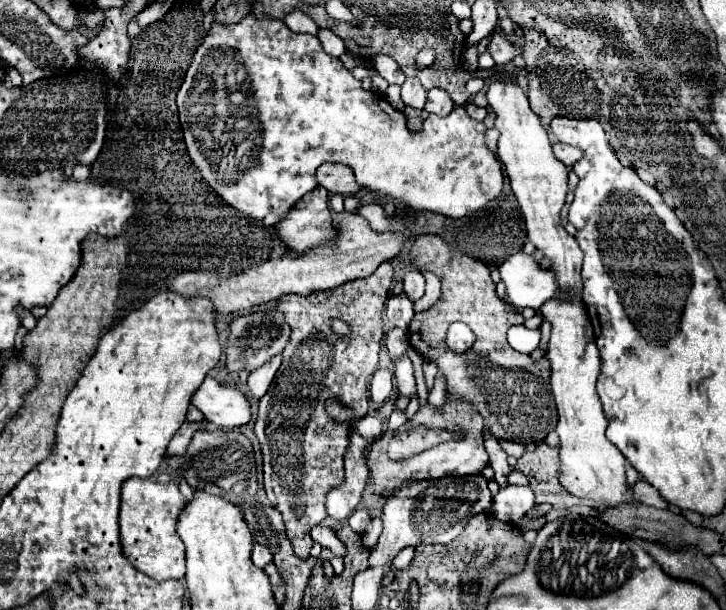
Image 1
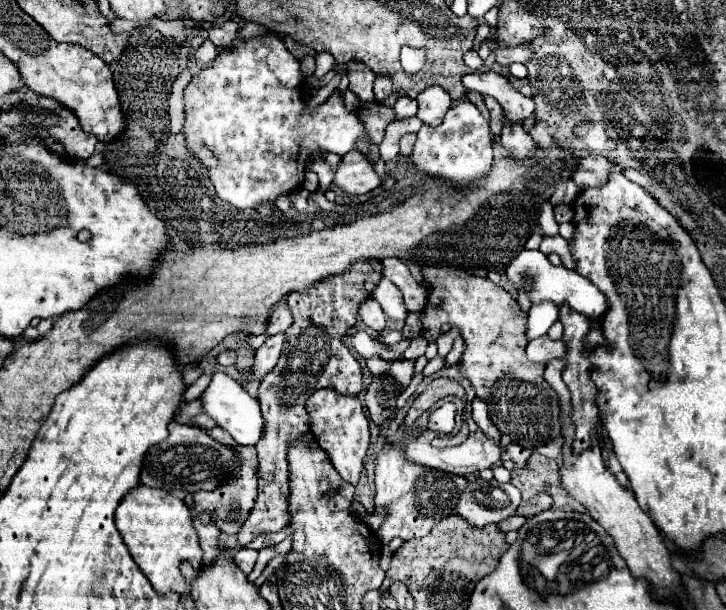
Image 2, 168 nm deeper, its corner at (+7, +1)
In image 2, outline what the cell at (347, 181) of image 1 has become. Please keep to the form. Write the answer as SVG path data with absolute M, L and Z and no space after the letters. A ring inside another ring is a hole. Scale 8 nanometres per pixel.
M354 150L334 168L334 182L348 194L366 194L378 188L384 182L384 176L376 172L374 164L368 164L364 154Z

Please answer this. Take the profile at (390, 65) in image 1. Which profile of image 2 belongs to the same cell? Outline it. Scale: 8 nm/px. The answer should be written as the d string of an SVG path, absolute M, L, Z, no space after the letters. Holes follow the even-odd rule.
M376 76L376 82L374 82L374 102L380 104L390 94L392 94L392 80L388 80L386 76Z

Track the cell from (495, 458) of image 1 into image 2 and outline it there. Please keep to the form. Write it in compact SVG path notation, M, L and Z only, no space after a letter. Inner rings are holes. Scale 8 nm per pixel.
M480 398L472 400L472 418L480 426L480 430L486 432L490 438L494 438L494 440L500 438L500 432L498 432L496 424L492 424L492 418L488 414L488 406L484 400L480 400Z

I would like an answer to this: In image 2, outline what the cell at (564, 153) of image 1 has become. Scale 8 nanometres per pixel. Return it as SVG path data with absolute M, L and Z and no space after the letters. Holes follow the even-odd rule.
M590 154L590 156L578 158L578 166L576 166L576 172L574 172L574 182L580 190L606 184L606 180L612 172L612 166L614 166L614 162L606 160L604 156Z

